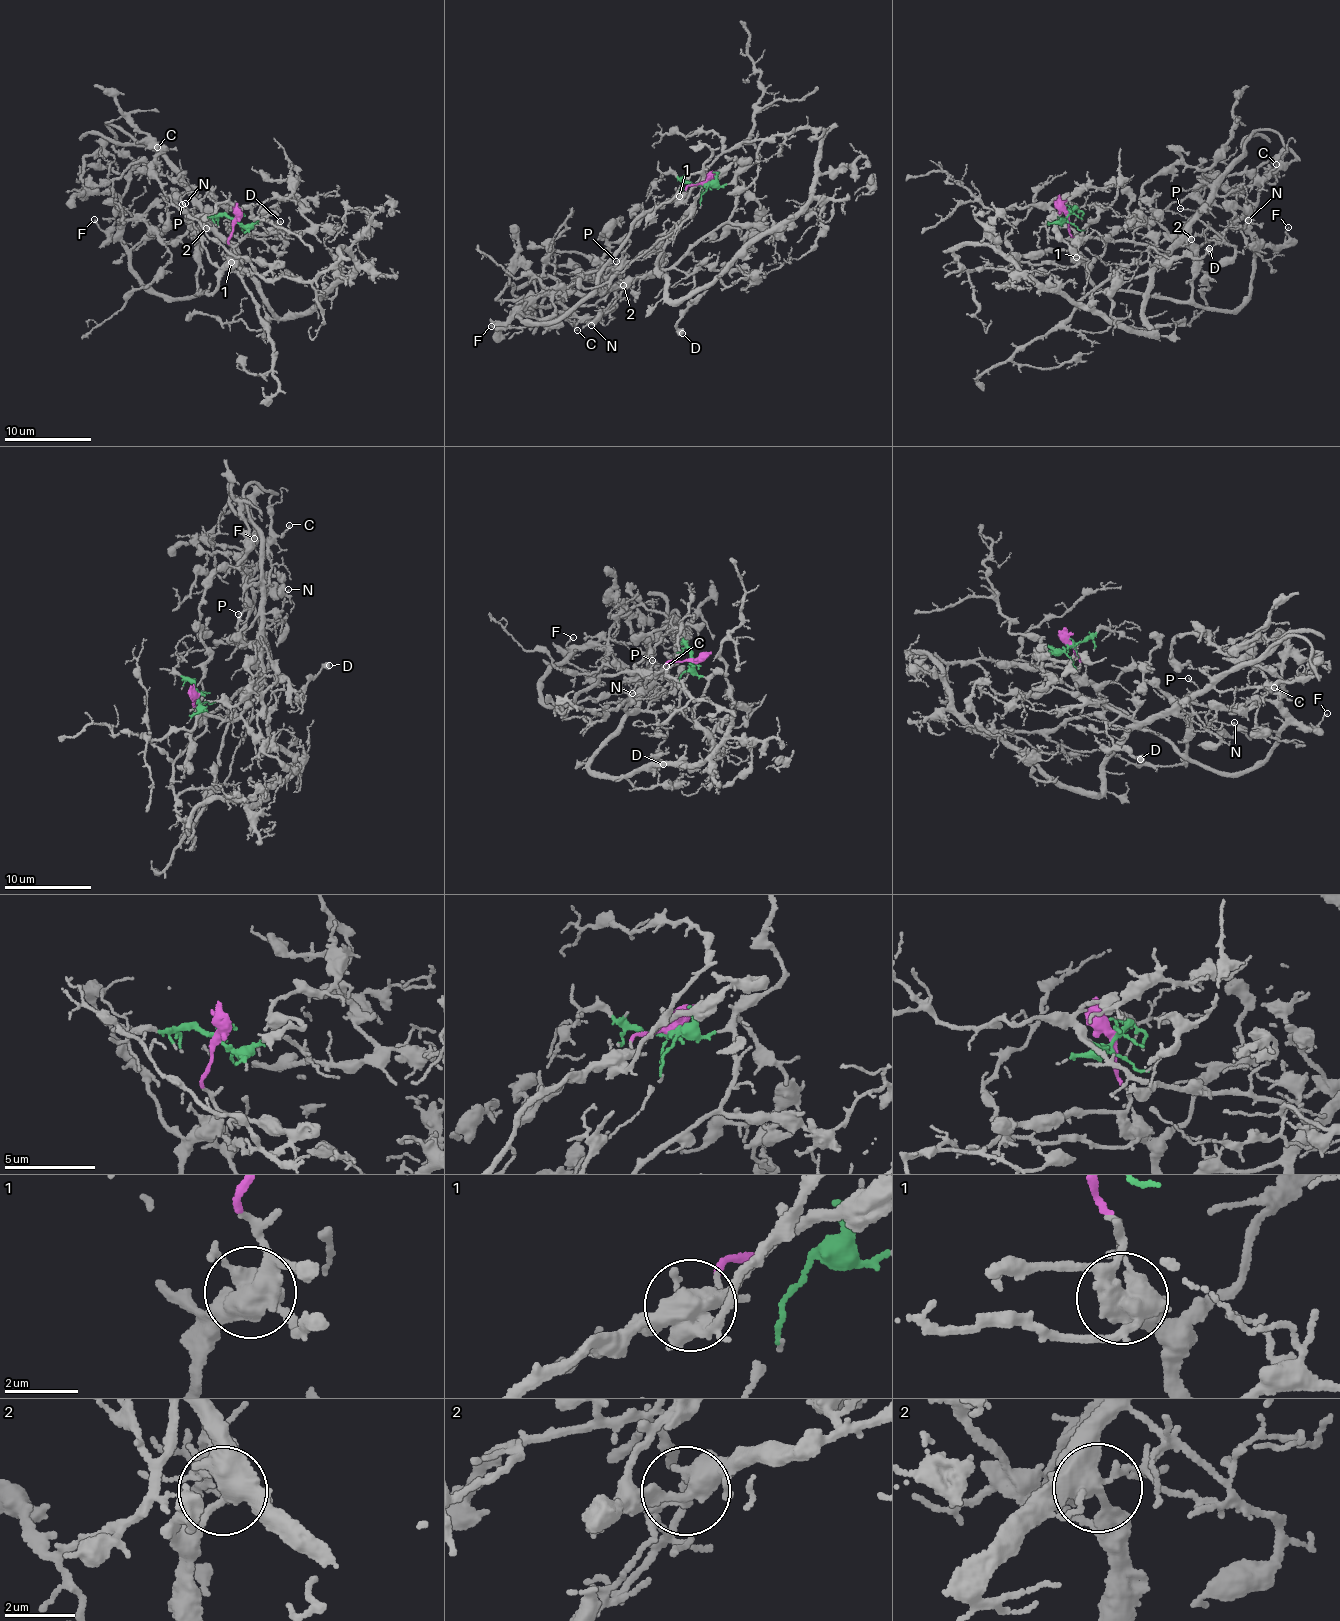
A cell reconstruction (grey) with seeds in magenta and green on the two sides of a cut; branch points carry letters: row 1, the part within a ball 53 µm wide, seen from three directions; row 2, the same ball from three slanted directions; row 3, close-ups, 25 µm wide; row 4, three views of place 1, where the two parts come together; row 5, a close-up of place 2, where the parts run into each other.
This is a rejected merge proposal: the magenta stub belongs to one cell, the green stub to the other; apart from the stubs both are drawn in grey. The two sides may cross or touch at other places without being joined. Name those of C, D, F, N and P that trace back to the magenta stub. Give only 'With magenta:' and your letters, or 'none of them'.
With magenta: F

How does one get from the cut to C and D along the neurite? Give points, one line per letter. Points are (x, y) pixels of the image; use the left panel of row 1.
C: (236, 218), (254, 226), (264, 218), (279, 227), (237, 242), (219, 238), (183, 185), (152, 175), (158, 147)
D: (236, 218), (254, 226), (264, 218), (279, 227), (249, 236), (261, 238), (280, 237), (274, 233), (281, 220)

